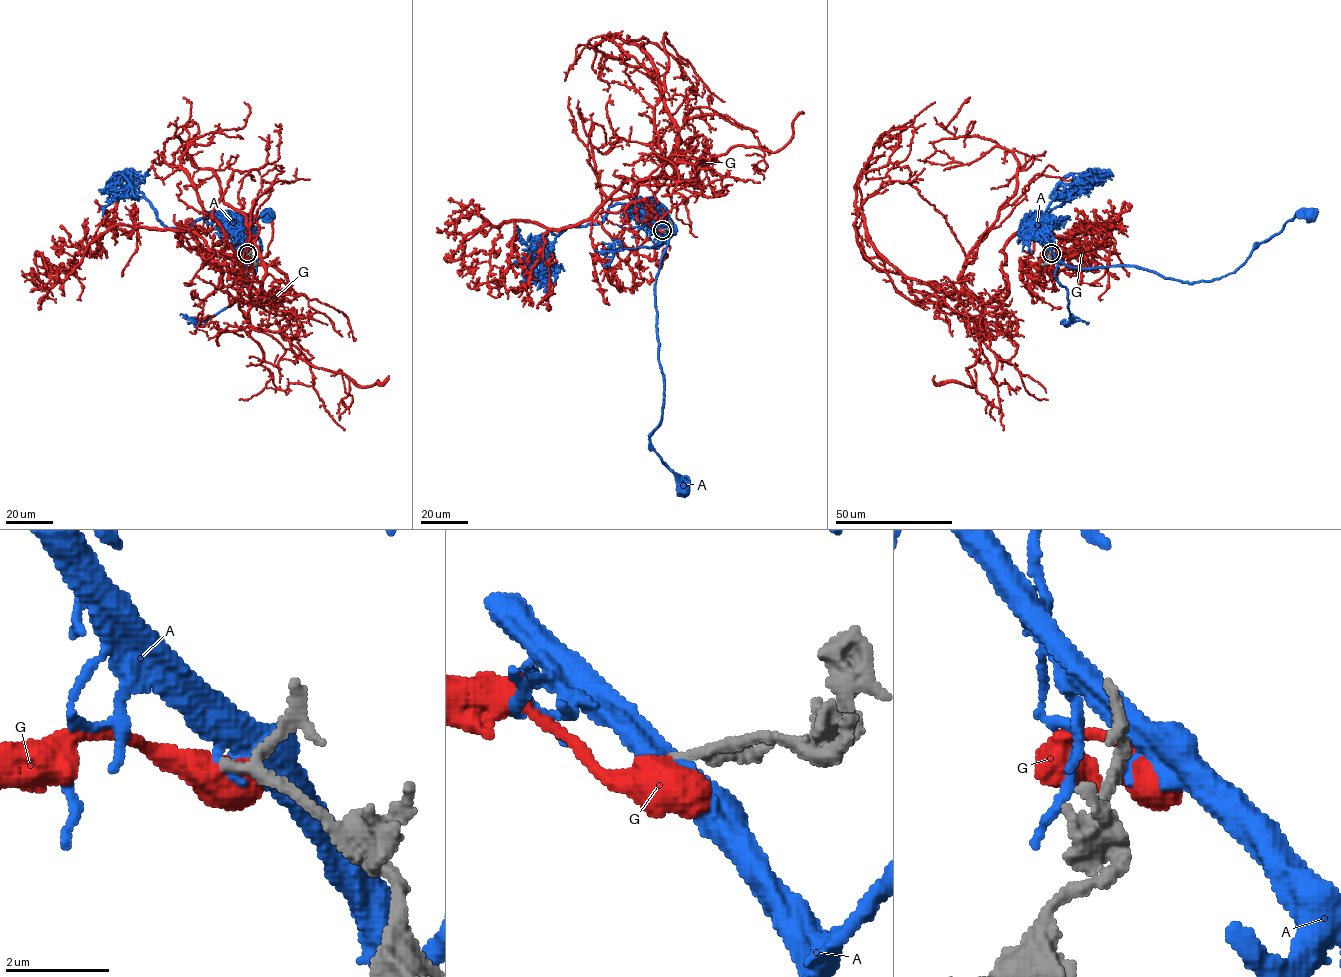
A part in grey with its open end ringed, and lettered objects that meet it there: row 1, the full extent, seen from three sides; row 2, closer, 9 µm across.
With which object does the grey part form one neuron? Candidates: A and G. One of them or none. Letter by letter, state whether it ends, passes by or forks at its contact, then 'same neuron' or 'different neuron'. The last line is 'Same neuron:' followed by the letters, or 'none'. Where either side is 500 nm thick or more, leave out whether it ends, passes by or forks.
A: it passes by; different neuron
G: it forks there; different neuron
Same neuron: none

